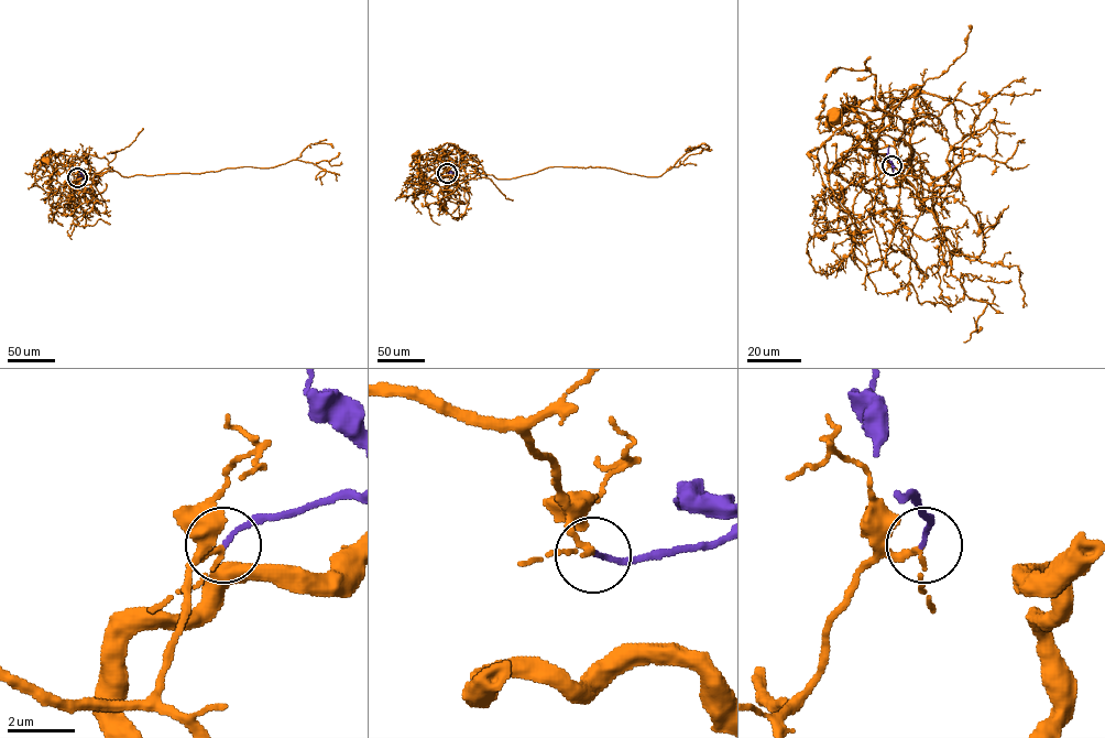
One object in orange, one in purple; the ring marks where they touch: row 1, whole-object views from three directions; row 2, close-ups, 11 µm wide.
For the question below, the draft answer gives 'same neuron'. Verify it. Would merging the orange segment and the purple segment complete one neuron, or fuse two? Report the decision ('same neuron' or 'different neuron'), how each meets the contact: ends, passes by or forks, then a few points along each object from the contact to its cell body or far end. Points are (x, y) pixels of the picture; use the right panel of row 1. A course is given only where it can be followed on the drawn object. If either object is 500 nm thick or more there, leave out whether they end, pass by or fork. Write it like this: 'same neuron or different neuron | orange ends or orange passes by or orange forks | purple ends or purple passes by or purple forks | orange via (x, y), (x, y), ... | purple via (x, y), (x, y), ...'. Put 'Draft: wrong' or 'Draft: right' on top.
Draft: right
same neuron | orange passes by | purple ends | orange via (893, 166), (879, 177), (876, 142), (843, 128), (842, 108), (854, 96), (851, 108), (834, 117) | purple via (893, 166), (889, 145)

